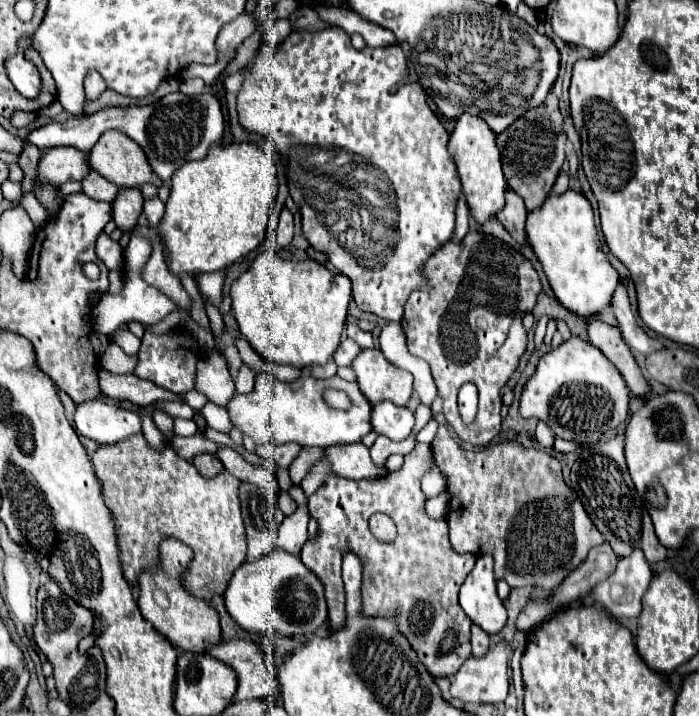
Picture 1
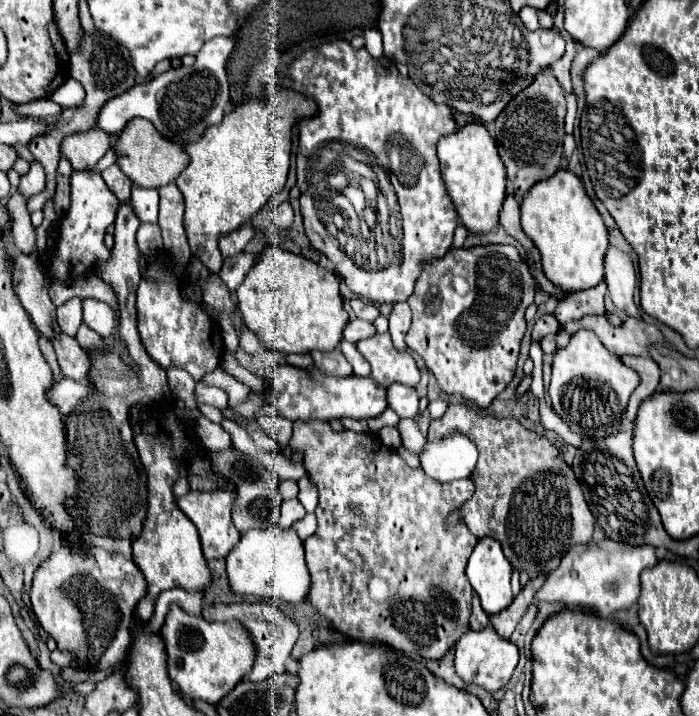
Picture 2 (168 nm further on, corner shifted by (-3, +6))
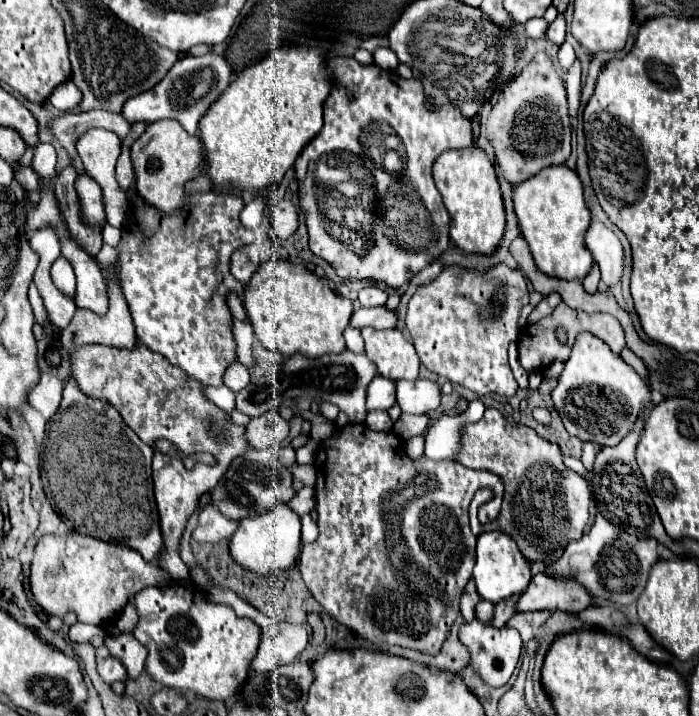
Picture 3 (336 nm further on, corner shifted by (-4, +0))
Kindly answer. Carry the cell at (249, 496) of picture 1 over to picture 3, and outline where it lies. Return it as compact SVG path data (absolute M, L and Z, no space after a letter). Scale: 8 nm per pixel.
M248 450L244 456L234 458L228 472L210 492L212 502L218 506L218 510L232 520L242 520L246 516L262 514L280 500L290 502L294 494L296 490L292 488L292 472L276 460L274 450Z

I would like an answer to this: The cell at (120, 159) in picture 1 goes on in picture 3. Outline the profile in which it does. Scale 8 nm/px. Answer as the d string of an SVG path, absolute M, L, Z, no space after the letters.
M158 120L148 124L146 132L132 144L132 162L136 170L136 190L150 204L162 210L182 206L186 182L204 172L204 148L198 136L190 136L176 120Z

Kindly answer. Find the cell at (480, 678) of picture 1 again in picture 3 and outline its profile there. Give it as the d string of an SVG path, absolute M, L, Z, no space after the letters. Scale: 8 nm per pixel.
M474 618L472 622L464 622L460 626L460 640L462 644L466 644L468 652L470 652L470 664L472 664L472 670L490 686L504 686L516 664L518 664L518 658L520 658L520 650L522 650L522 640L520 640L520 634L512 628L492 628L484 622L478 622L478 618Z

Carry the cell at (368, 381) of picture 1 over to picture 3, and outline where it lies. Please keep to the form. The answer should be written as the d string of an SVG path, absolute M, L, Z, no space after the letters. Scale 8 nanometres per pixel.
M362 328L364 350L370 360L374 360L378 374L392 380L414 380L418 378L418 354L398 328L394 330L376 330Z

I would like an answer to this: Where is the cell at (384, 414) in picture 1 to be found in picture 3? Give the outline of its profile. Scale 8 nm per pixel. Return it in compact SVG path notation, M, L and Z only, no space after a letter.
M428 378L416 380L398 380L396 382L396 398L406 414L422 414L432 412L440 404L440 386Z

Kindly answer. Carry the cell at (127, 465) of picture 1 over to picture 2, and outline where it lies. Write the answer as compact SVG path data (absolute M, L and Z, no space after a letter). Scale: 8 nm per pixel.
M217 488L217 490L209 490L209 492L201 492L201 490L193 490L183 498L177 498L177 506L179 510L195 524L195 528L199 530L201 536L201 544L203 544L203 554L207 560L219 560L219 558L227 558L227 554L237 546L237 542L241 540L241 534L237 532L237 528L231 522L231 510L235 506L237 494L225 488Z

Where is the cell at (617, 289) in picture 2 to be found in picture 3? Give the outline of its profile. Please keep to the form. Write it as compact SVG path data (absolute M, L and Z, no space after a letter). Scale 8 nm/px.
M592 216L584 240L600 266L602 280L606 284L618 284L622 278L624 256L622 256L622 244L616 238L616 234L610 228L606 228L596 216Z

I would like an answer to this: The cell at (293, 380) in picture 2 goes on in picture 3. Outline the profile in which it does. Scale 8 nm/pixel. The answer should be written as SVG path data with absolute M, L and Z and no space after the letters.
M376 376L368 386L368 410L388 410L396 402L396 382Z

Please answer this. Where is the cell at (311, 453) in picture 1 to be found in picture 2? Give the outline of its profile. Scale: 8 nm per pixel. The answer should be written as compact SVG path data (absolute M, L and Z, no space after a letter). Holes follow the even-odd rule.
M321 420L293 424L289 446L293 452L301 450L305 474L319 490L319 528L315 536L303 542L313 580L309 598L313 608L351 640L385 642L411 658L441 660L469 630L473 590L465 580L465 566L477 538L465 526L447 528L445 518L473 496L473 482L457 480L453 484L437 484L421 466L407 466L395 450L387 448L371 432L357 434L347 430L337 434L329 422ZM373 578L383 580L383 592L371 590ZM379 594L385 594L383 600L377 600Z

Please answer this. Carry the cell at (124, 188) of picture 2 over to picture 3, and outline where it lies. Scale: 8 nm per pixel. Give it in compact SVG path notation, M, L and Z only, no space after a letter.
M124 148L120 158L118 158L118 166L116 166L116 178L120 182L120 188L126 190L134 180L136 180L136 174L134 174L134 166L132 166L132 160L130 160L130 148Z

